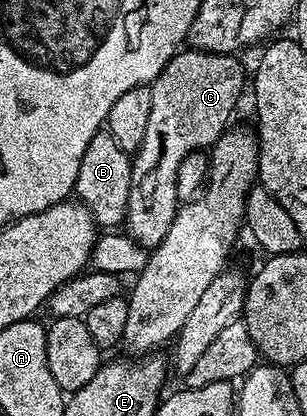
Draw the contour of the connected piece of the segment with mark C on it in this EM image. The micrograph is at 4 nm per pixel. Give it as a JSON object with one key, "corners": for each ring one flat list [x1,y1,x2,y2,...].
{"corners":[[187,47,169,59,159,78,150,84,153,104,149,110,149,123,145,127,145,139,141,139,141,147,131,157,129,207,125,222,127,236,148,251,159,245,161,239,165,239,169,227,173,227,175,212,181,204,177,195,177,173,181,161,195,150,210,150,215,140,228,132,232,124,231,116,243,93,243,65,239,59,229,53,210,53]]}

